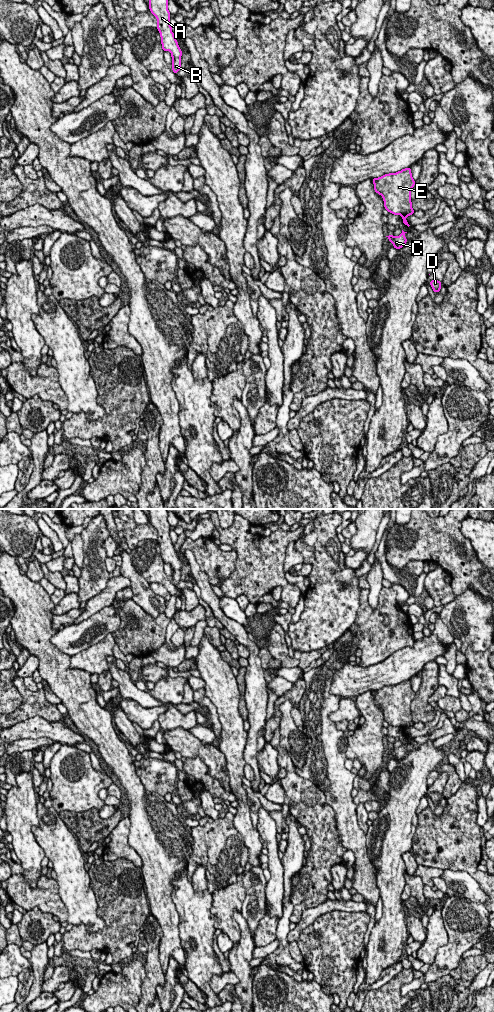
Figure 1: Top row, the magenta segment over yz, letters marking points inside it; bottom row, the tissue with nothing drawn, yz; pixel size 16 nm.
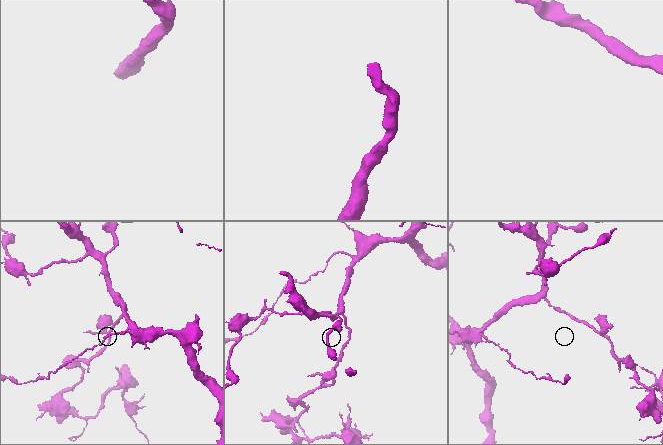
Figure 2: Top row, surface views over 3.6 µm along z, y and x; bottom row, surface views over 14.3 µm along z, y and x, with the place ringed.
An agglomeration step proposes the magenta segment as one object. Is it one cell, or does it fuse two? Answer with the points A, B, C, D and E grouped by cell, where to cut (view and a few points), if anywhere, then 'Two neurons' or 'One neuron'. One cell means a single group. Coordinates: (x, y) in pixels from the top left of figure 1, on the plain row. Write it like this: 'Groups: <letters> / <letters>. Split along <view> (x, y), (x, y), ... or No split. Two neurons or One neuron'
Groups: A B C D E. No split. One neuron

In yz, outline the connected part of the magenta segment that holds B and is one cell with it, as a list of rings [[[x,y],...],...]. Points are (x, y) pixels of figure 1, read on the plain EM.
[[[148,509],[149,522],[157,531],[163,563],[169,563],[172,569],[172,583],[177,586],[181,580],[182,562],[172,544],[167,509]]]

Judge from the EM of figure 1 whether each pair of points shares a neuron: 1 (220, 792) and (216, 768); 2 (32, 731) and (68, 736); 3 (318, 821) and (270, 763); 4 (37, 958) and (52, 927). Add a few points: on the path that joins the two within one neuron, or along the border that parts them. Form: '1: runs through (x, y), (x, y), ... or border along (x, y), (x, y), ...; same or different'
1: border along (203, 762), (209, 773), (229, 791); different
2: runs through (41, 731), (56, 731), (59, 733); same
3: border along (271, 745), (277, 751), (277, 764), (280, 767); different
4: border along (46, 940), (34, 945); different

